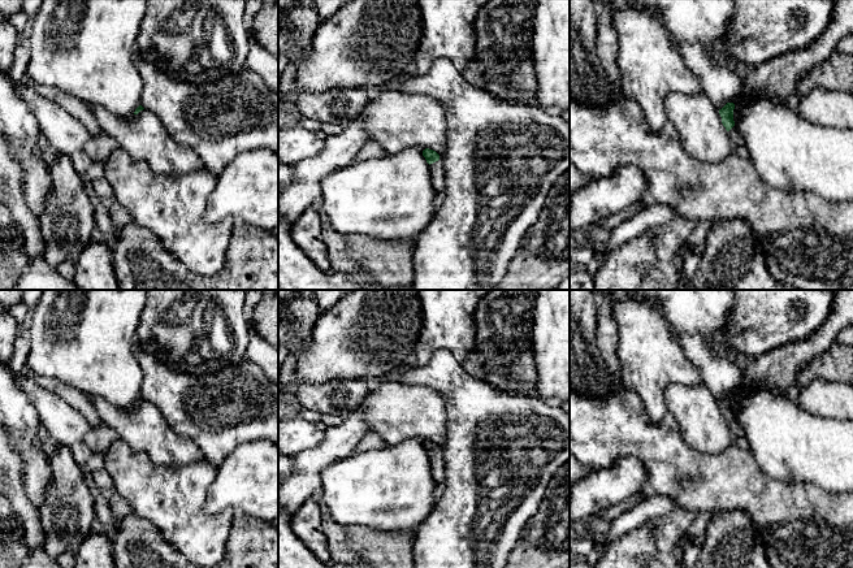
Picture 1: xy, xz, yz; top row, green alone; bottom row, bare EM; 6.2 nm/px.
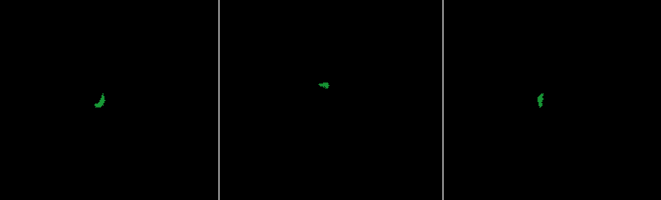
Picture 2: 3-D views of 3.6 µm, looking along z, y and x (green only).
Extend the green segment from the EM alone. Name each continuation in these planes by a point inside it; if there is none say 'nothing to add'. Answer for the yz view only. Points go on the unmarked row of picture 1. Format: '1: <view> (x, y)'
1: yz (735, 426)

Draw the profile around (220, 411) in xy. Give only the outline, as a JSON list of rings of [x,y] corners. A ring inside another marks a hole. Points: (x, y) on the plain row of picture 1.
[[[138,346],[135,356],[143,370],[140,396],[160,409],[173,432],[192,439],[212,465],[218,467],[237,447],[248,441],[269,439],[278,446],[278,385],[257,364],[244,357],[241,363],[231,363],[220,370],[194,374],[176,369]]]

